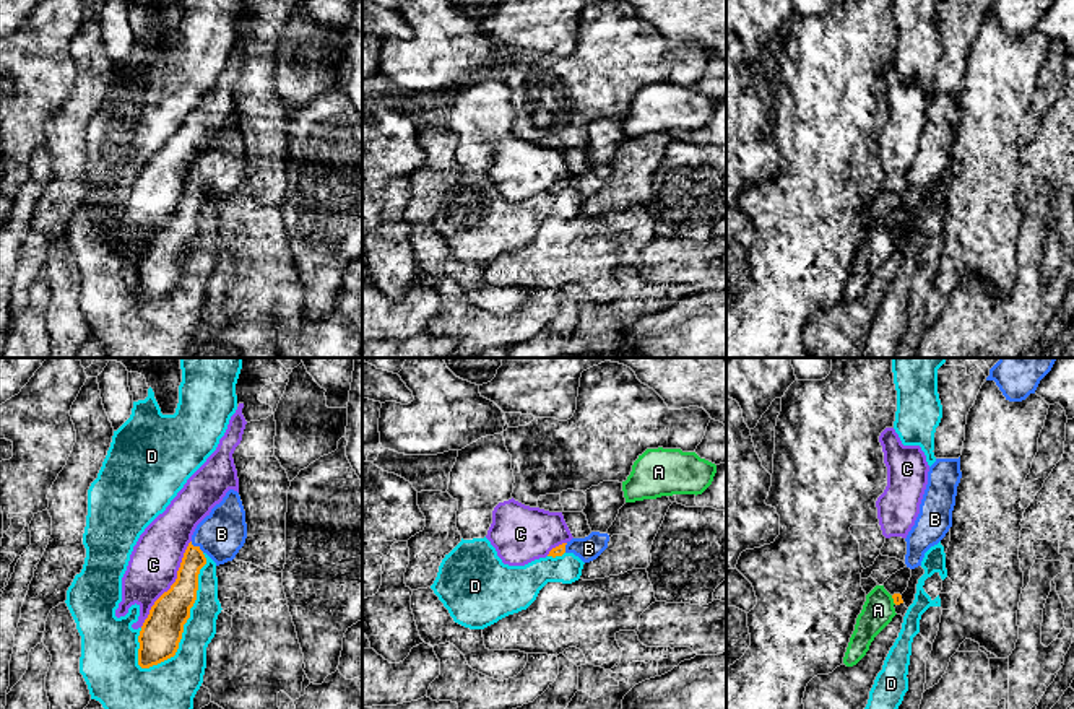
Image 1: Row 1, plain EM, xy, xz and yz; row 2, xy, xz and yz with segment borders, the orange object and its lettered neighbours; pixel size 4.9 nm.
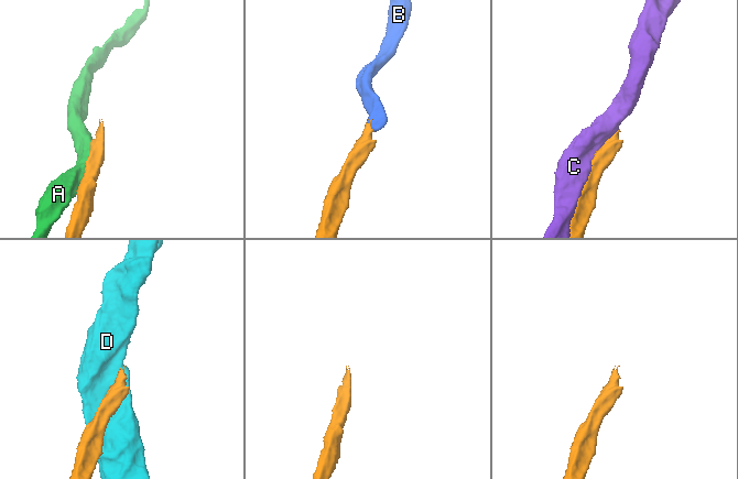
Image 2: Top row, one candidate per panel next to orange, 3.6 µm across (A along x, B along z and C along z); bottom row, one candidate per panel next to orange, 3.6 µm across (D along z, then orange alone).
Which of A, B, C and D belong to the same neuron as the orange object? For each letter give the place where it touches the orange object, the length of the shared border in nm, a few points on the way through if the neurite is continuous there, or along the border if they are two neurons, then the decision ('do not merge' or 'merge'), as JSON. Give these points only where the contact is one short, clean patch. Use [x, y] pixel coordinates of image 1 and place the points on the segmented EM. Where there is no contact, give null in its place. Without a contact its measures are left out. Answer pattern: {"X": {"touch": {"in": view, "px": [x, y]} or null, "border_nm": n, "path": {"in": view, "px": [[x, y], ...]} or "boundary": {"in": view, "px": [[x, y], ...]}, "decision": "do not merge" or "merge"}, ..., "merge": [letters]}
{"A": {"touch": {"in": "yz", "px": [894, 600]}, "border_nm": 50, "decision": "do not merge"}, "B": {"touch": {"in": "xy", "px": [197, 547]}, "border_nm": 90, "path": {"in": "xy", "px": [[182, 594], [197, 547], [205, 539], [221, 534]]}, "decision": "merge"}, "C": {"touch": {"in": "xy", "px": [173, 584]}, "border_nm": 500, "decision": "do not merge"}, "D": {"touch": {"in": "xy", "px": [187, 618]}, "border_nm": 650, "decision": "do not merge"}, "merge": ["B"]}

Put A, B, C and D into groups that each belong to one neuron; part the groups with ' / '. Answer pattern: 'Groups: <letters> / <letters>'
Groups: A / B / C / D

